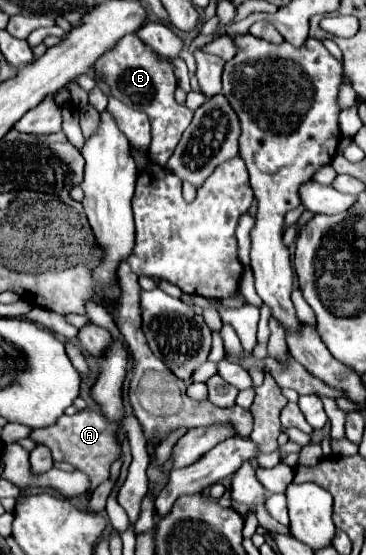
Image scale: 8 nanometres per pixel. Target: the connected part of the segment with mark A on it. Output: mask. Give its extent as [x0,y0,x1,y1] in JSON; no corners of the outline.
[31,409,121,493]

